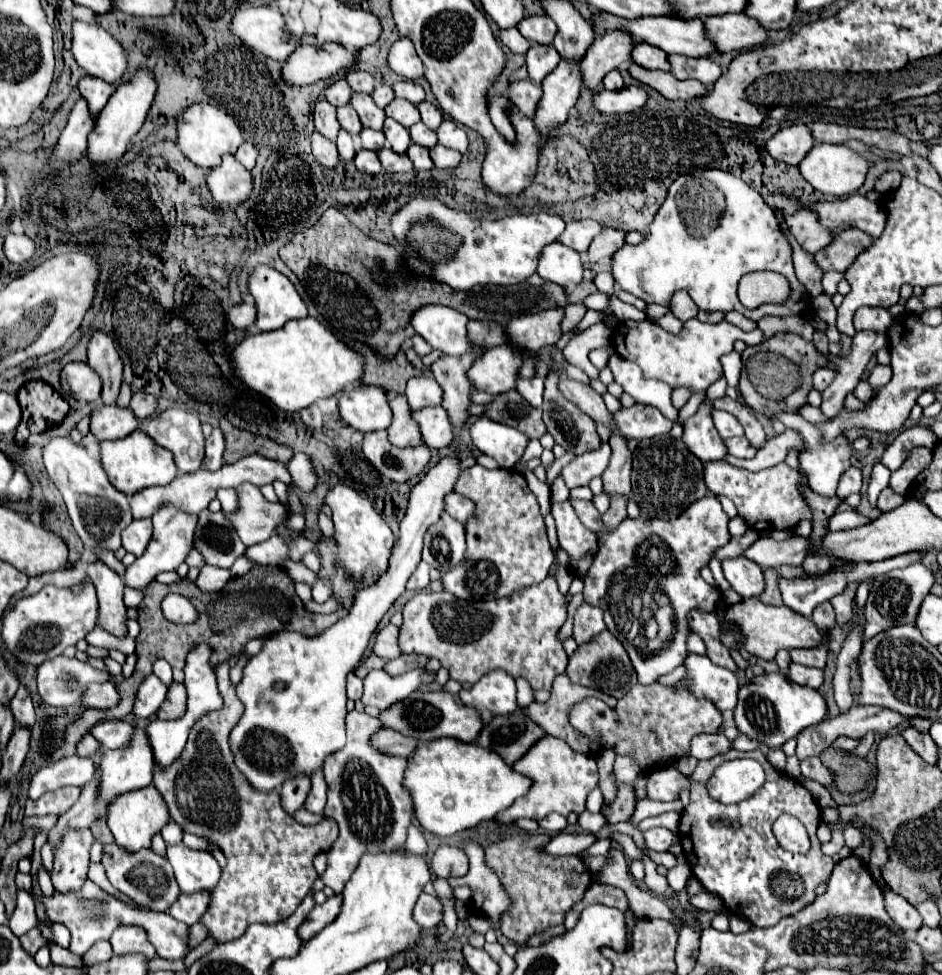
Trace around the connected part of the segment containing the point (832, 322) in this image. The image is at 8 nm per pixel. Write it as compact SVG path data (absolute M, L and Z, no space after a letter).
M823 293L812 300L812 306L816 315L827 324L826 335L829 341L838 342L840 333L836 327L837 308L832 302L831 296Z

